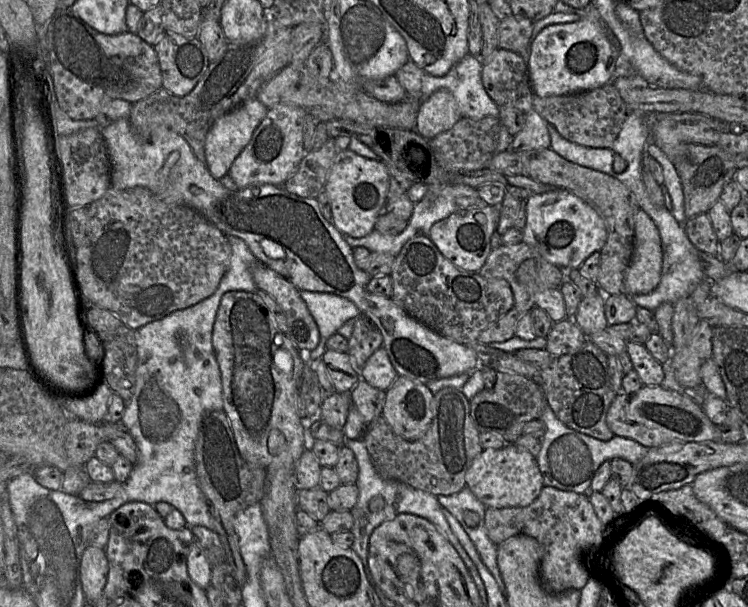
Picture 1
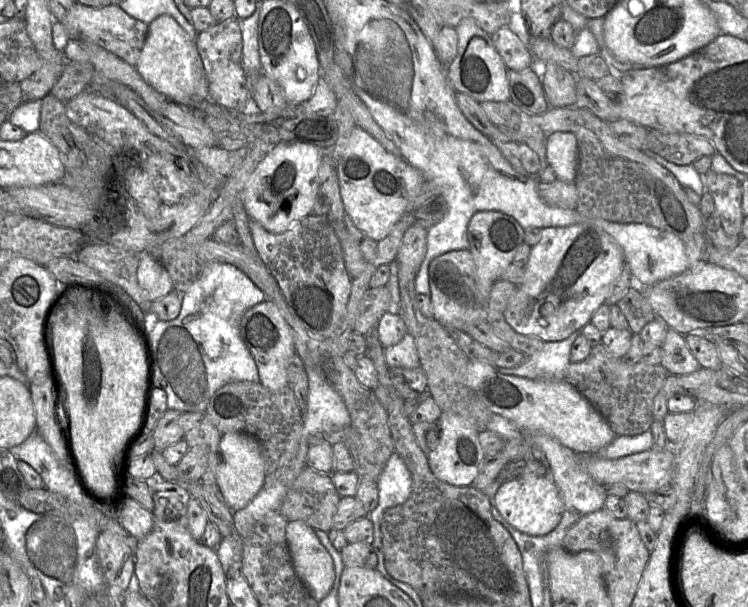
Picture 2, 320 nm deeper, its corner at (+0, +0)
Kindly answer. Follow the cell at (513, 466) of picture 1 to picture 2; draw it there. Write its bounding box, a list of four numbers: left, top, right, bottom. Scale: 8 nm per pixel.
[491,475,564,536]

